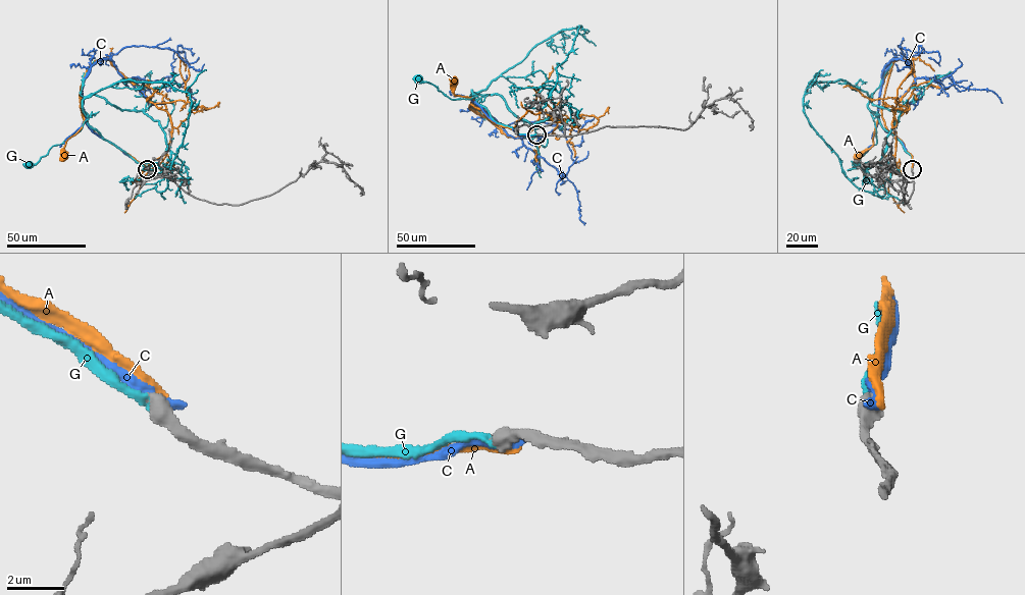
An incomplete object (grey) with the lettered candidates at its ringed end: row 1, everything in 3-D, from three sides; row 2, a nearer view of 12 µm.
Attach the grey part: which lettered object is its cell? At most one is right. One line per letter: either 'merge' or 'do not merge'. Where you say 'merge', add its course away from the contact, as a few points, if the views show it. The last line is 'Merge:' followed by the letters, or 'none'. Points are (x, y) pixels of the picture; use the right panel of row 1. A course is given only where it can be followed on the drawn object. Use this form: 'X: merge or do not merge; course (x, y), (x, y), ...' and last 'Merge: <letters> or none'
A: do not merge
C: do not merge
G: merge; course (912, 169), (912, 156), (882, 127), (875, 112), (871, 116), (876, 143), (870, 146), (856, 165)
Merge: G

